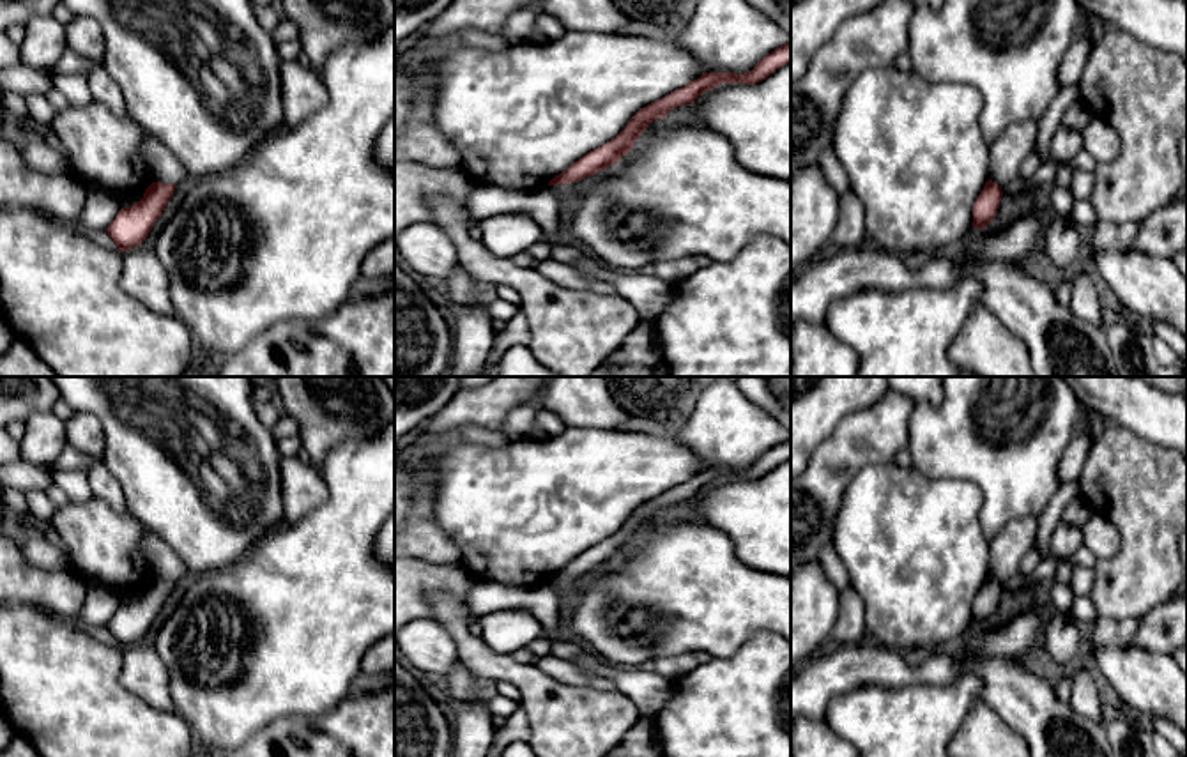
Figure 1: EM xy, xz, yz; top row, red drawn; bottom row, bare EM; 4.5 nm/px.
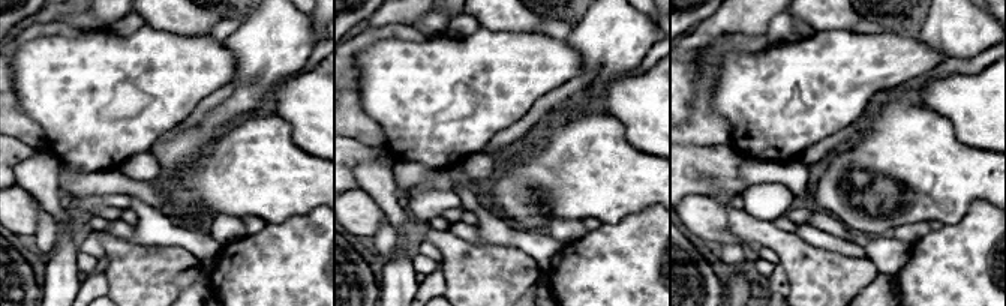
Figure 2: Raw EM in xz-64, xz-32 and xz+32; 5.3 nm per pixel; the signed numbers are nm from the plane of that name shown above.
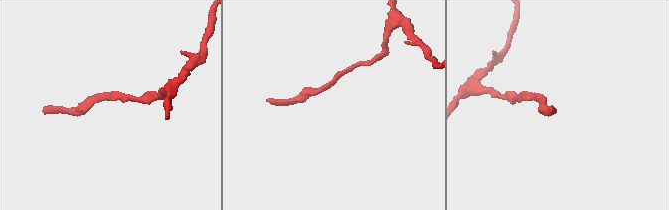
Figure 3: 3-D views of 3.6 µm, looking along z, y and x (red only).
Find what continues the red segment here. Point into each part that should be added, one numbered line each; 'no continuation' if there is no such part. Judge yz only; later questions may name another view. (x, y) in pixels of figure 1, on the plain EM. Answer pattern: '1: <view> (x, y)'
no continuation

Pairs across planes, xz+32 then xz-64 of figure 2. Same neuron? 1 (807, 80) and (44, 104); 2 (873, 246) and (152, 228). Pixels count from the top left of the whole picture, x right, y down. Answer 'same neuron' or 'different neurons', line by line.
1: same neuron
2: same neuron

